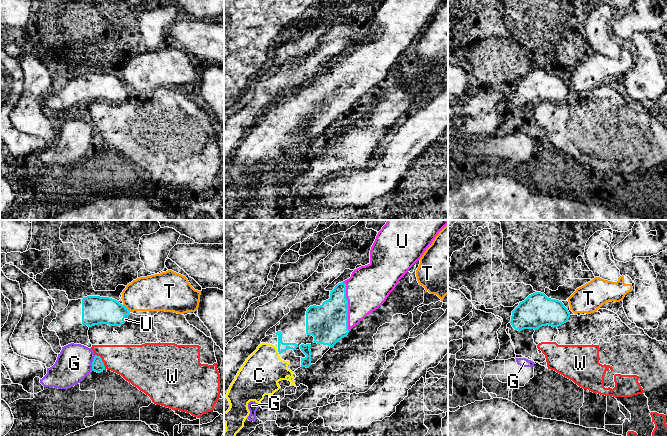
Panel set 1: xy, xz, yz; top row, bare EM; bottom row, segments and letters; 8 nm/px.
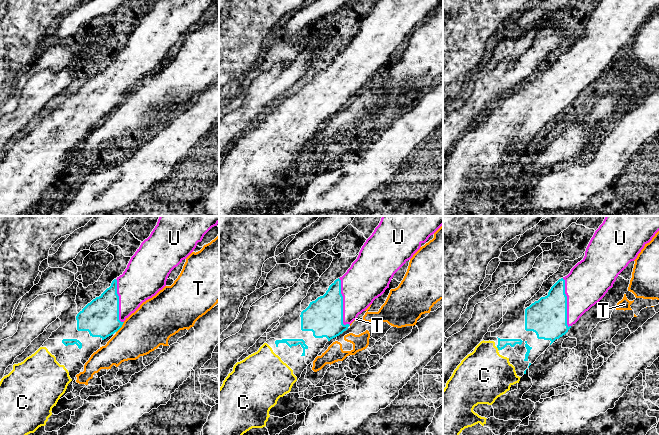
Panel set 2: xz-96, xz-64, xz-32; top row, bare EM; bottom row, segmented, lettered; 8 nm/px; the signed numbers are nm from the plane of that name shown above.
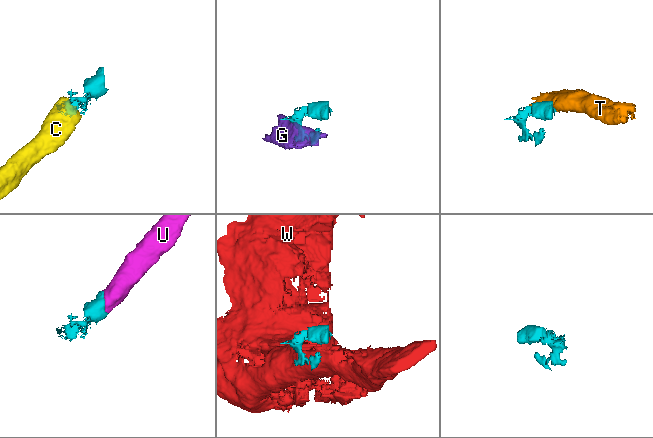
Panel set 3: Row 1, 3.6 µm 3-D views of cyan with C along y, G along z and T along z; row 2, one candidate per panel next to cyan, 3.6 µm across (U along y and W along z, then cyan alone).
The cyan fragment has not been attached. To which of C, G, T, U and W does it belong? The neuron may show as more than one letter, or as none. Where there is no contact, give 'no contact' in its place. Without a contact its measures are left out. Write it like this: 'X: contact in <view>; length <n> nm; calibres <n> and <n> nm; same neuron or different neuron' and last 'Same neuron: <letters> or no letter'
C: contact in xz; length 30 nm; calibres 20 and 320 nm; same neuron
G: contact in xy; length 130 nm; calibres 100 and 280 nm; different neuron
T: contact in xy; length 90 nm; calibres 220 and 280 nm; different neuron
U: contact in xz; length 400 nm; calibres 320 and 340 nm; same neuron
W: contact in xy; length 150 nm; calibres 100 and 280 nm; different neuron
Same neuron: C, U

